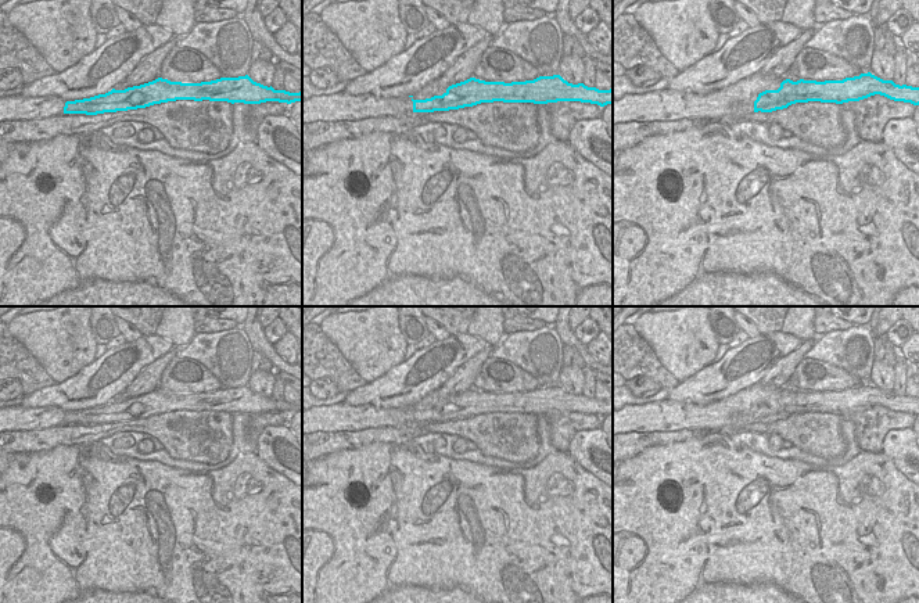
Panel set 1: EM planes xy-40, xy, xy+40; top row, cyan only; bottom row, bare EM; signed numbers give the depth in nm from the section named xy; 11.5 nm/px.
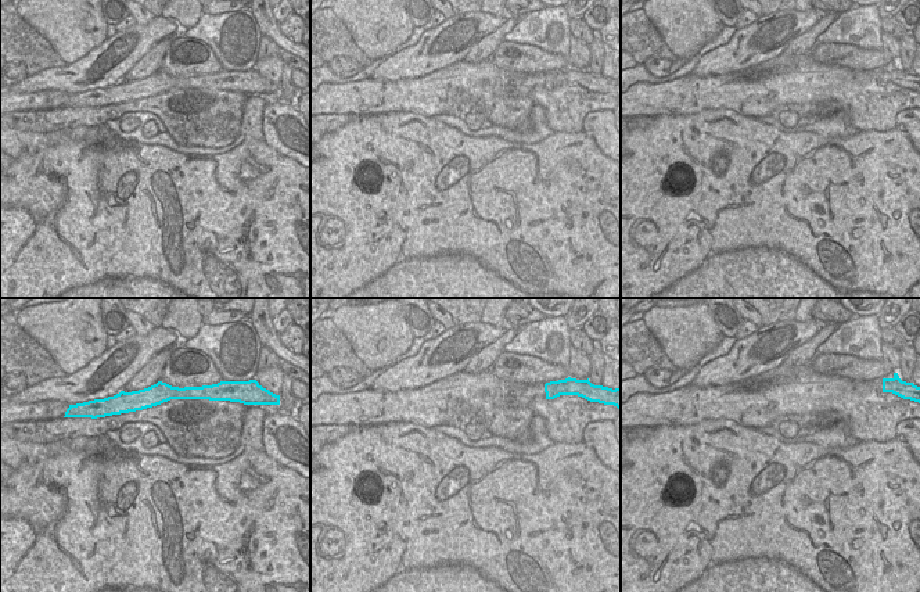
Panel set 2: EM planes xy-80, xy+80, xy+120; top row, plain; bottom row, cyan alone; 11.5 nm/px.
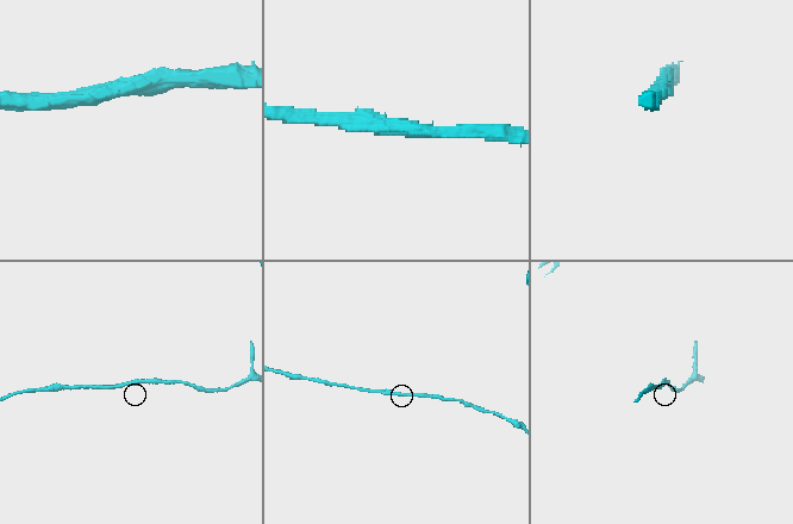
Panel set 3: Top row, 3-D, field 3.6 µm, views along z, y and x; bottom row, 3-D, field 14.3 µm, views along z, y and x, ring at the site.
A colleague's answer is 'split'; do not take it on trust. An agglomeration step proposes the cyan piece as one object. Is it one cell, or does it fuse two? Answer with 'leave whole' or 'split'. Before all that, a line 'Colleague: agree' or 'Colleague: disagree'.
Colleague: disagree
leave whole

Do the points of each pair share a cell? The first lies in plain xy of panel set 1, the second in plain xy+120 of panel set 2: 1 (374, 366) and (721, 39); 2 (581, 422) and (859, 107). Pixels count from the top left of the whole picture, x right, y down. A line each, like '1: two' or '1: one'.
1: two
2: one

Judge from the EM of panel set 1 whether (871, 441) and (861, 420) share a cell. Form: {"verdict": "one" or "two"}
{"verdict": "one"}

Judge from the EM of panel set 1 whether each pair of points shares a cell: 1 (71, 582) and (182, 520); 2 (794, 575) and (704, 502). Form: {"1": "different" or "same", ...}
{"1": "same", "2": "same"}

